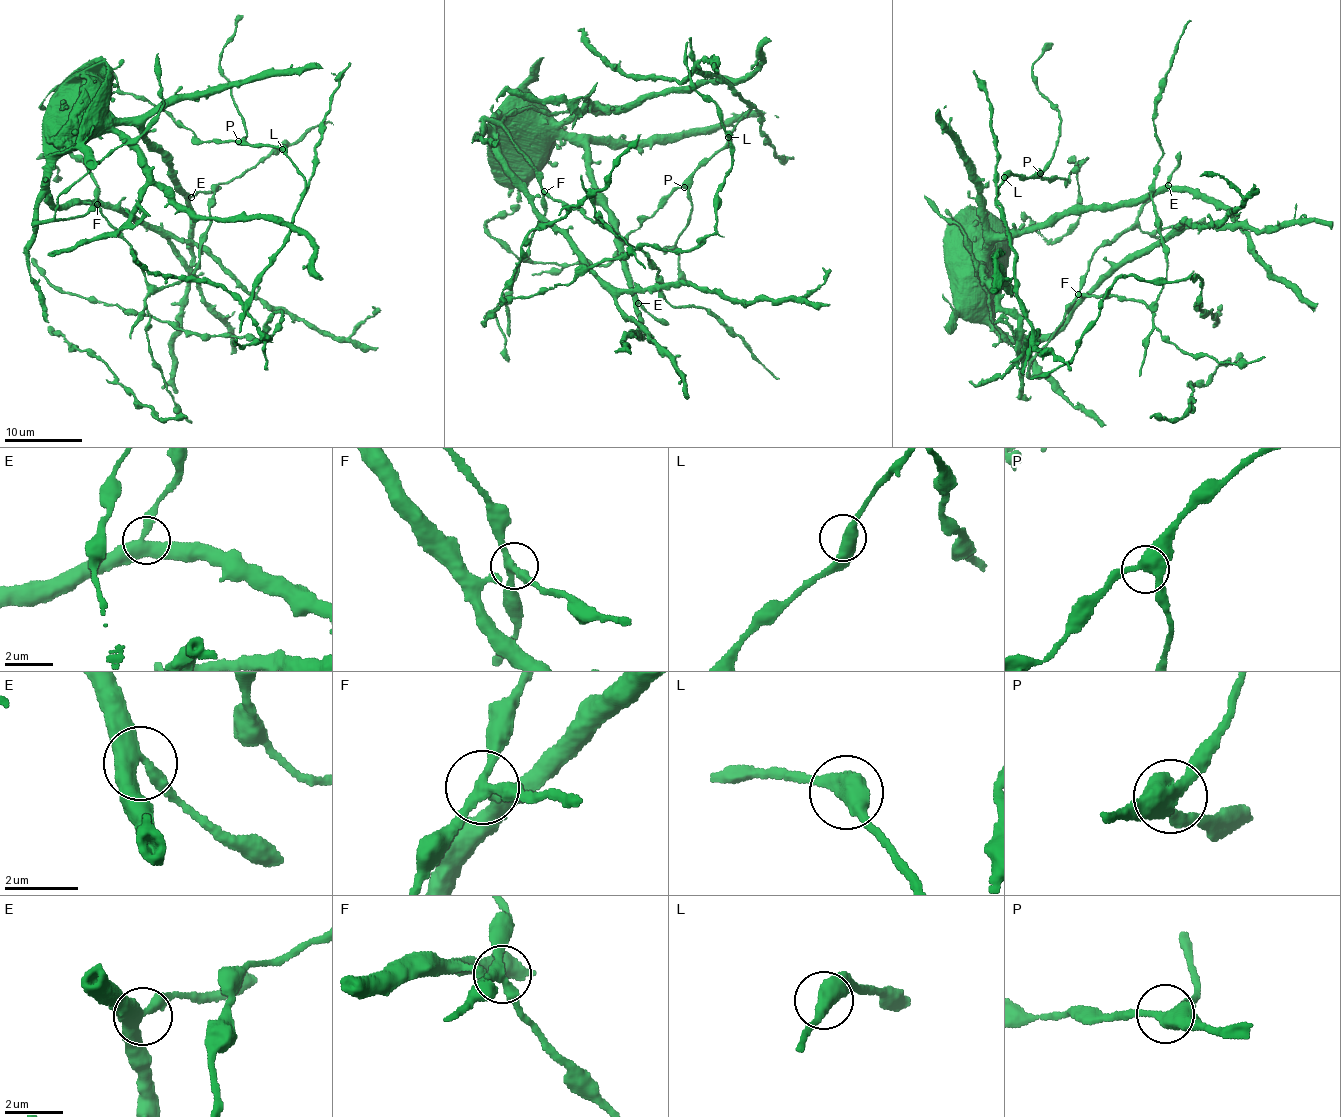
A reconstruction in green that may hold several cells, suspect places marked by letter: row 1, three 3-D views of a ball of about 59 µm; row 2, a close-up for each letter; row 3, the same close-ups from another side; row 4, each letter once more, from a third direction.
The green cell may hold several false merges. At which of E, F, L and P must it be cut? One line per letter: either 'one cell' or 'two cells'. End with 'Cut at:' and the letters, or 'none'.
E: one cell
F: one cell
L: one cell
P: one cell
Cut at: none

